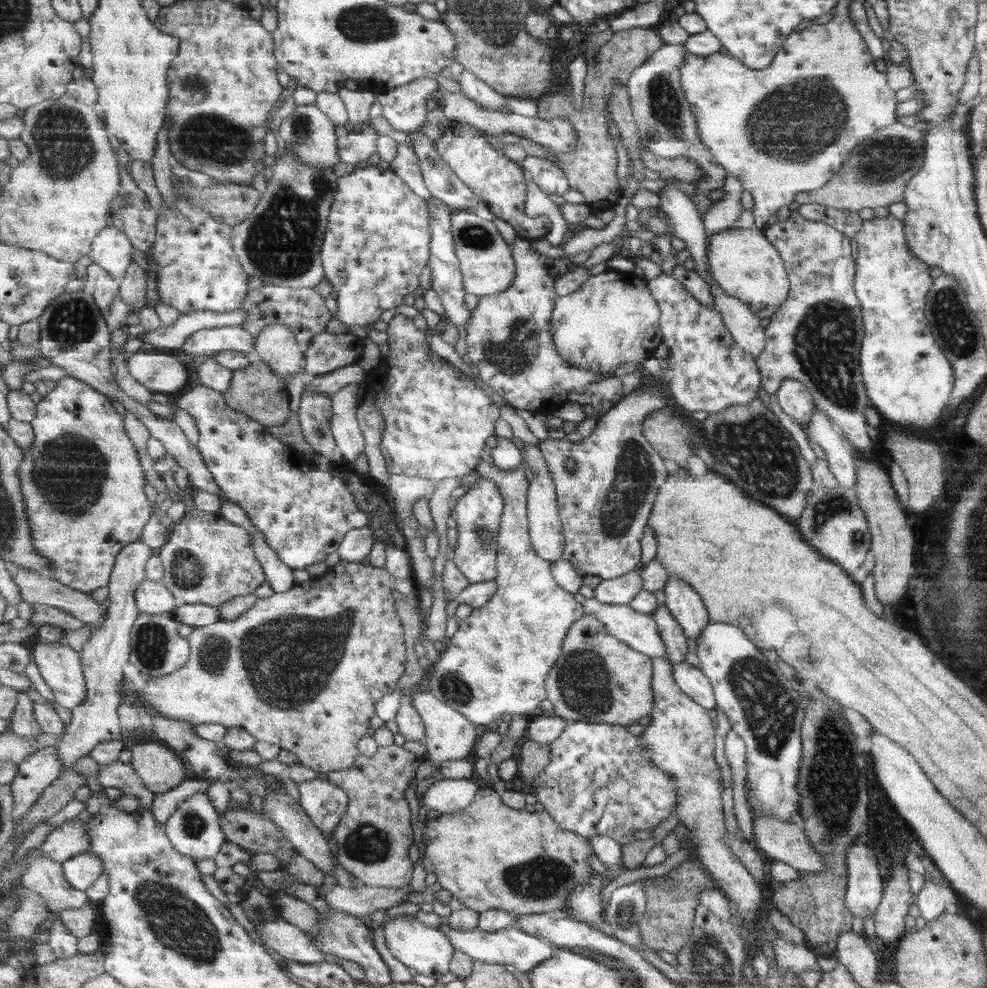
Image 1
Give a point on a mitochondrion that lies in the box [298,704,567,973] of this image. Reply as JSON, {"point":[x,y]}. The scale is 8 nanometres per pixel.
{"point":[366,842]}

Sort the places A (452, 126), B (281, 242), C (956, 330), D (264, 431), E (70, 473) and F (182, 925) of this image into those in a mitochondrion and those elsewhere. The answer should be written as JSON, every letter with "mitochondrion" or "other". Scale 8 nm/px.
{"A":"other","B":"mitochondrion","C":"mitochondrion","D":"other","E":"mitochondrion","F":"mitochondrion"}

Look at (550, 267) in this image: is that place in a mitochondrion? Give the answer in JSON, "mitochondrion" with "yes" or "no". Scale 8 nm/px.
{"mitochondrion":"no"}

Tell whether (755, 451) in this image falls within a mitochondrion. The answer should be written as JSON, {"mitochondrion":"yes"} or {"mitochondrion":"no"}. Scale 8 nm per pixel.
{"mitochondrion":"yes"}

